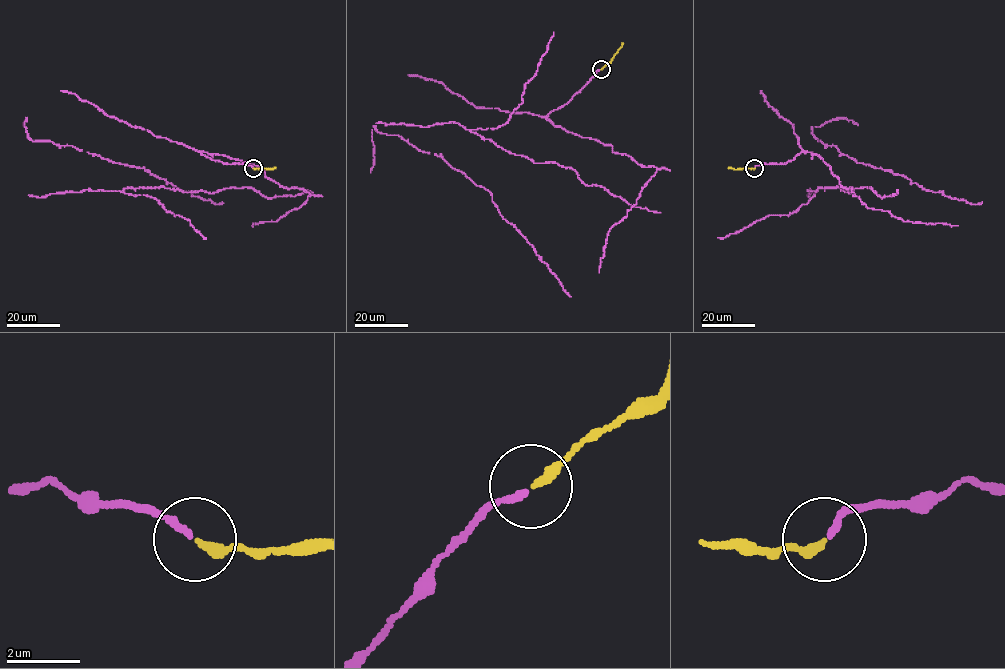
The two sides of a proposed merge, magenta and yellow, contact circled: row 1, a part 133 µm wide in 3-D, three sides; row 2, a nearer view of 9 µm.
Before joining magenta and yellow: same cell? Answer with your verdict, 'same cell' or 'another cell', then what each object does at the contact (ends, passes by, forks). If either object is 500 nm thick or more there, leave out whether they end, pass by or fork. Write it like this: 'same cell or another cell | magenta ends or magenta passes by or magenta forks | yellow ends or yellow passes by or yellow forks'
same cell | magenta ends | yellow ends

